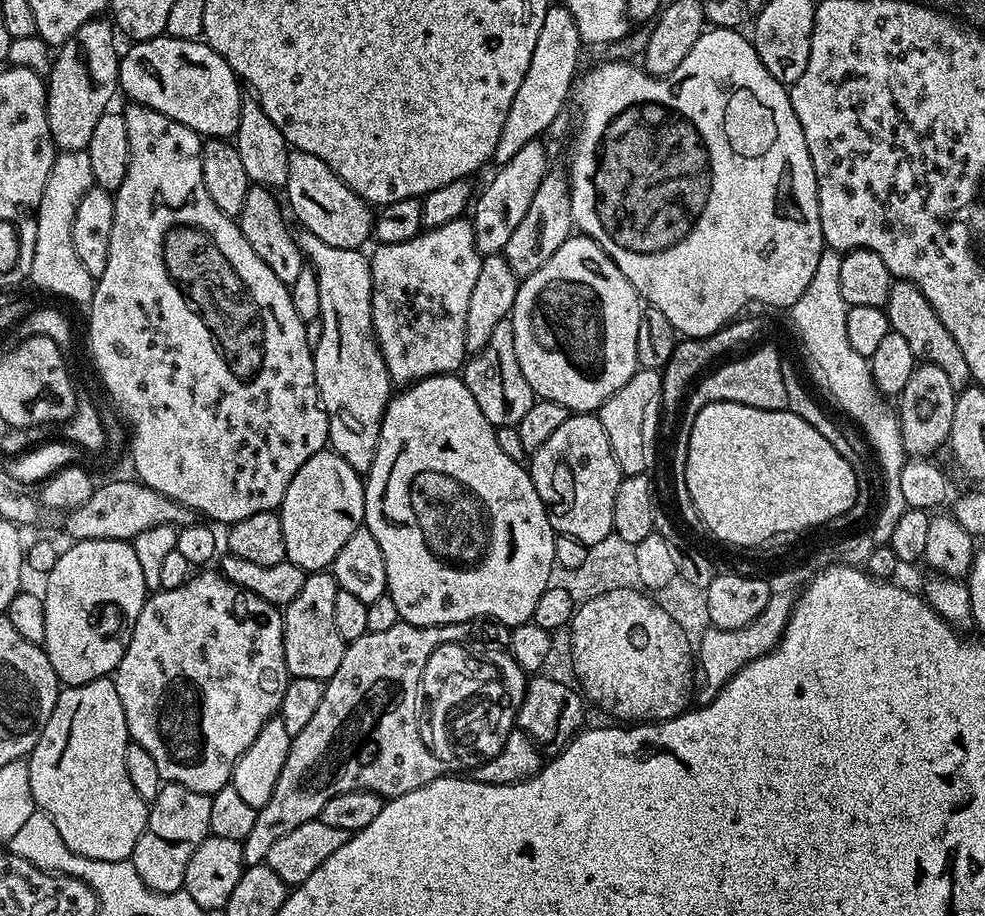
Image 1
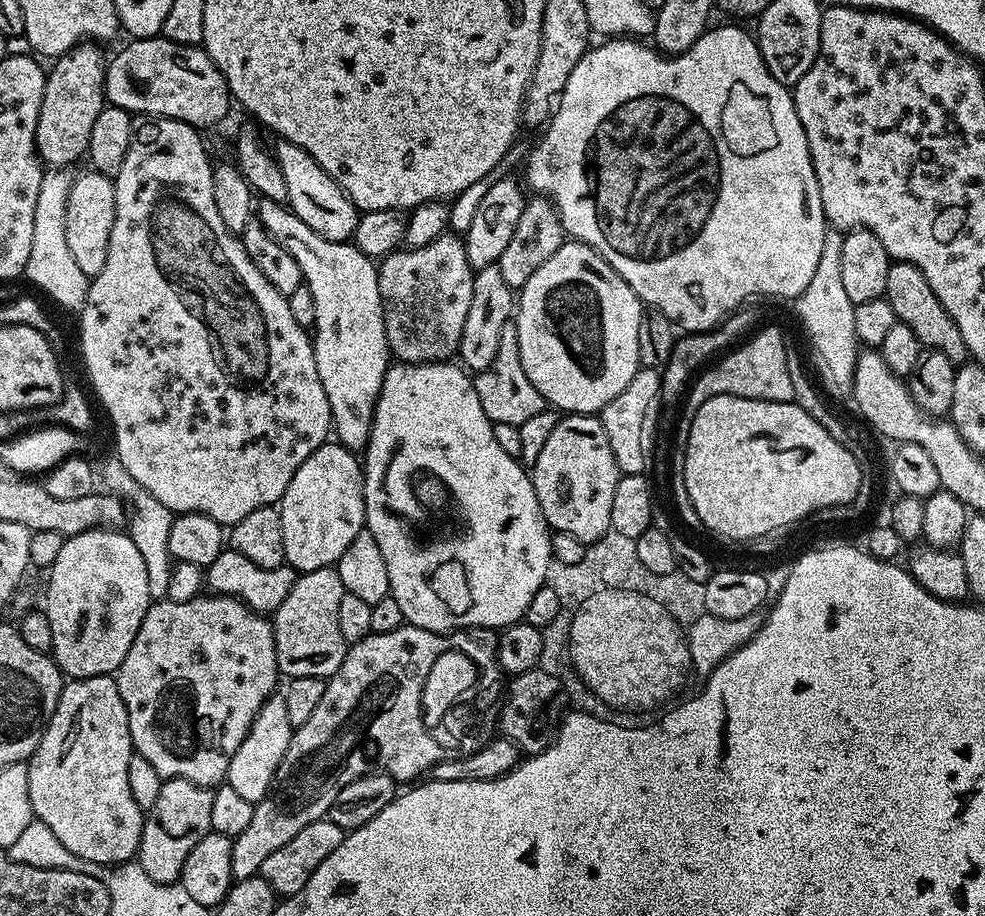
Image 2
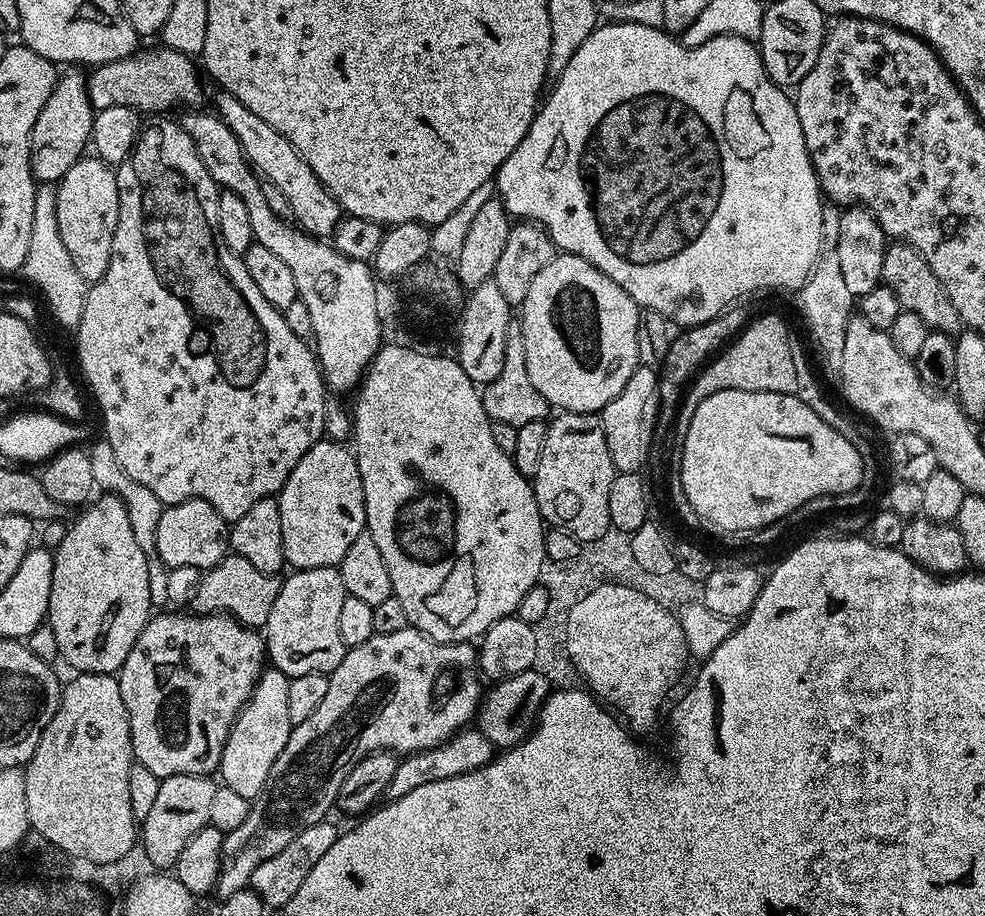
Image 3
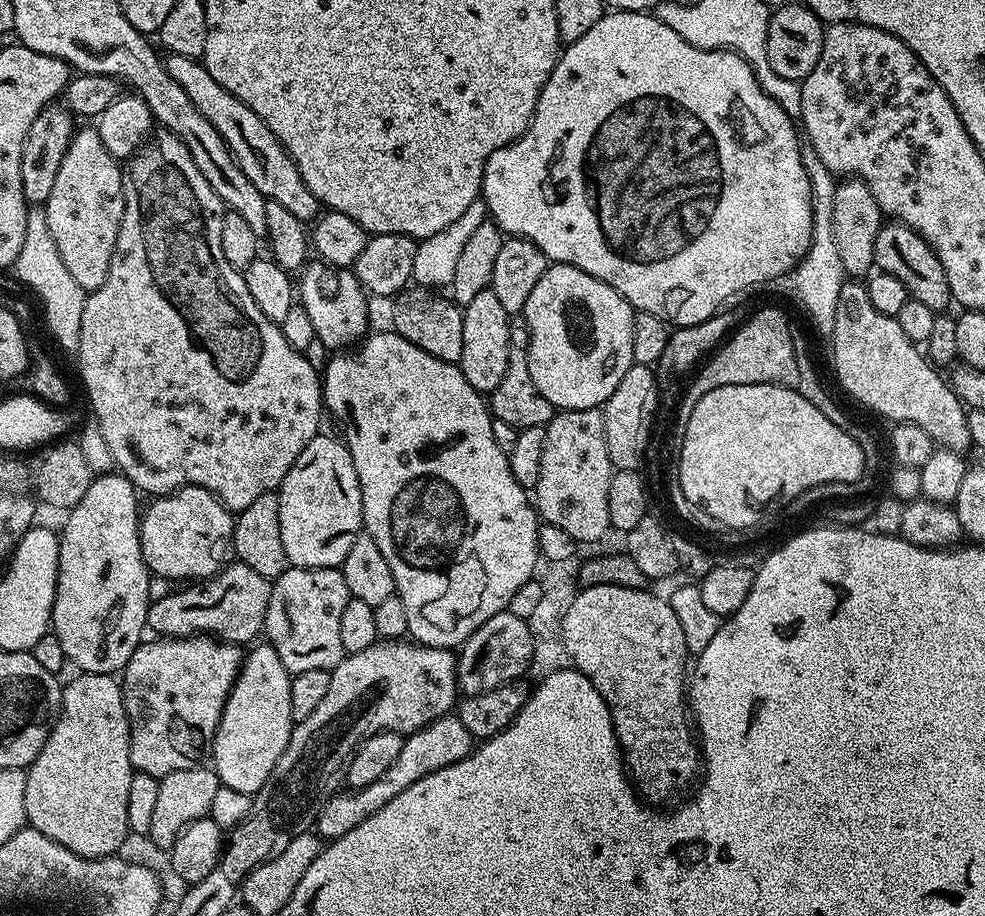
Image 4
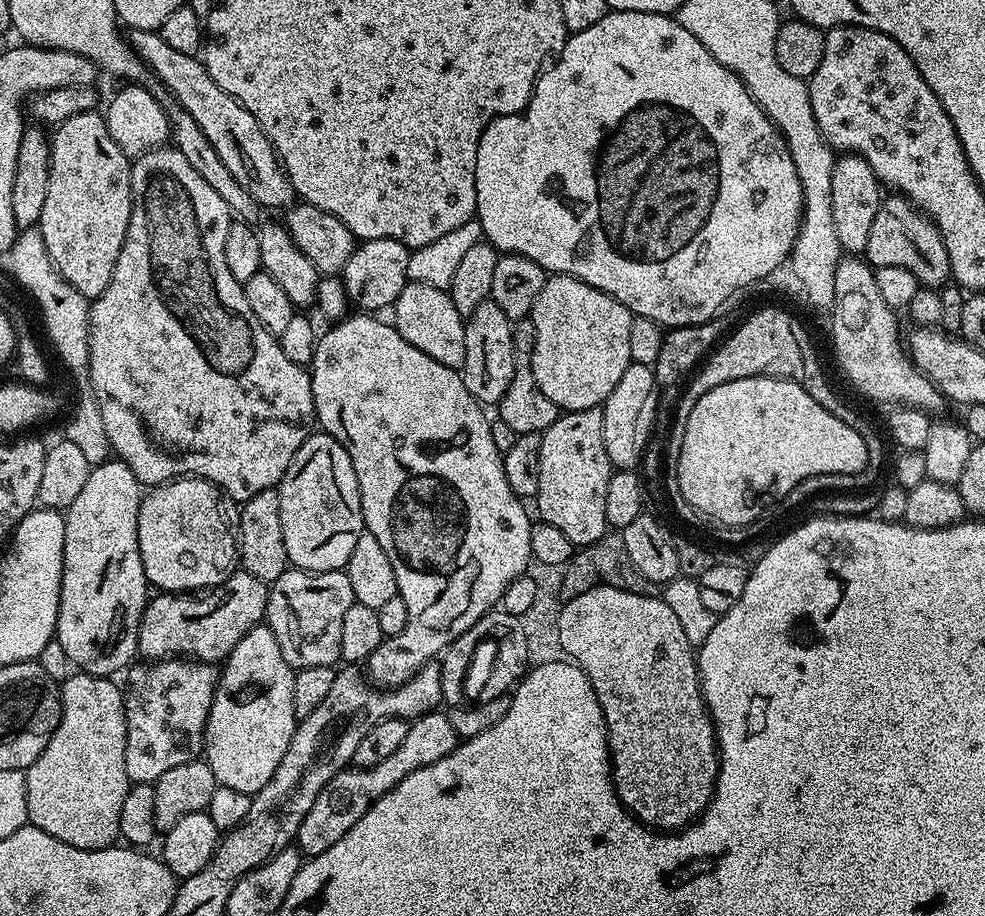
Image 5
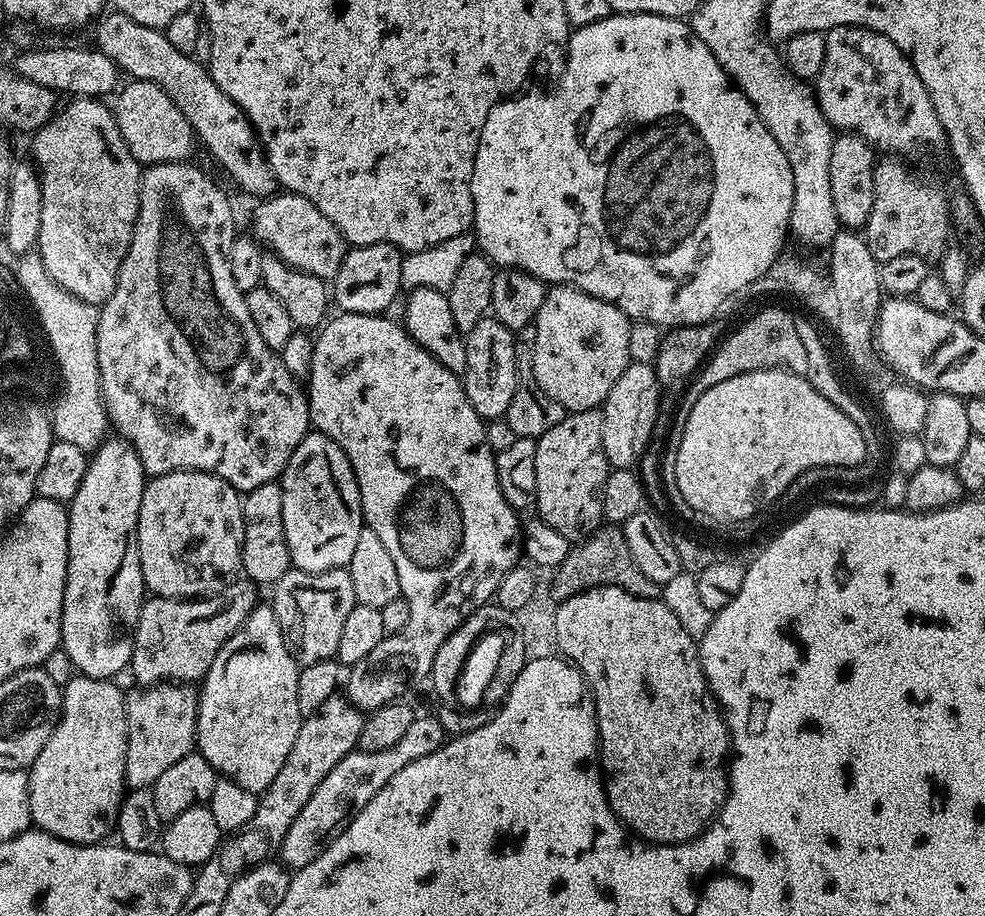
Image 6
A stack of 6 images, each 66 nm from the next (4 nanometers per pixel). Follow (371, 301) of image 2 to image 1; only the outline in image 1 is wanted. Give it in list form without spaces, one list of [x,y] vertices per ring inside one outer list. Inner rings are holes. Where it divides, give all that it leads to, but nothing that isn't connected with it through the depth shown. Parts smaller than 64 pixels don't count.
[[[301,231],[298,236],[301,252],[307,263],[316,271],[318,278],[318,298],[320,299],[320,341],[315,341],[314,378],[320,391],[320,401],[328,415],[328,444],[331,451],[337,452],[354,470],[367,474],[374,462],[378,446],[380,423],[388,409],[388,401],[394,395],[394,381],[386,370],[386,362],[380,353],[380,345],[372,335],[372,265],[367,255],[359,248],[326,246],[322,238]]]

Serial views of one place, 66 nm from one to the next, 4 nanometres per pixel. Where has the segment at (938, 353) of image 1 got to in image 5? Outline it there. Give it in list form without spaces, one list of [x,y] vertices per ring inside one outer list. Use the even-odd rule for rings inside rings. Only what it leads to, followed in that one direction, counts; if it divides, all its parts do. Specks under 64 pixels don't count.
[[[888,194],[881,199],[874,226],[870,226],[870,242],[866,242],[863,255],[876,268],[902,266],[902,270],[910,270],[926,288],[940,290],[952,280],[950,254],[946,254],[942,234],[930,217],[899,194]]]

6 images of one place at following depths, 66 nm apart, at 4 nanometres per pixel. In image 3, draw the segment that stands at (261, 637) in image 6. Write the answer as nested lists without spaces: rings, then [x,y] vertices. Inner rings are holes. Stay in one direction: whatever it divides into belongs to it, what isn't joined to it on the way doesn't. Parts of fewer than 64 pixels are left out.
[[[265,667],[252,697],[237,714],[222,750],[218,776],[223,787],[242,794],[242,798],[250,802],[266,786],[266,778],[270,778],[270,766],[274,766],[278,754],[282,754],[282,746],[286,746],[294,727],[290,722],[288,682],[289,677],[281,674],[277,668]]]

